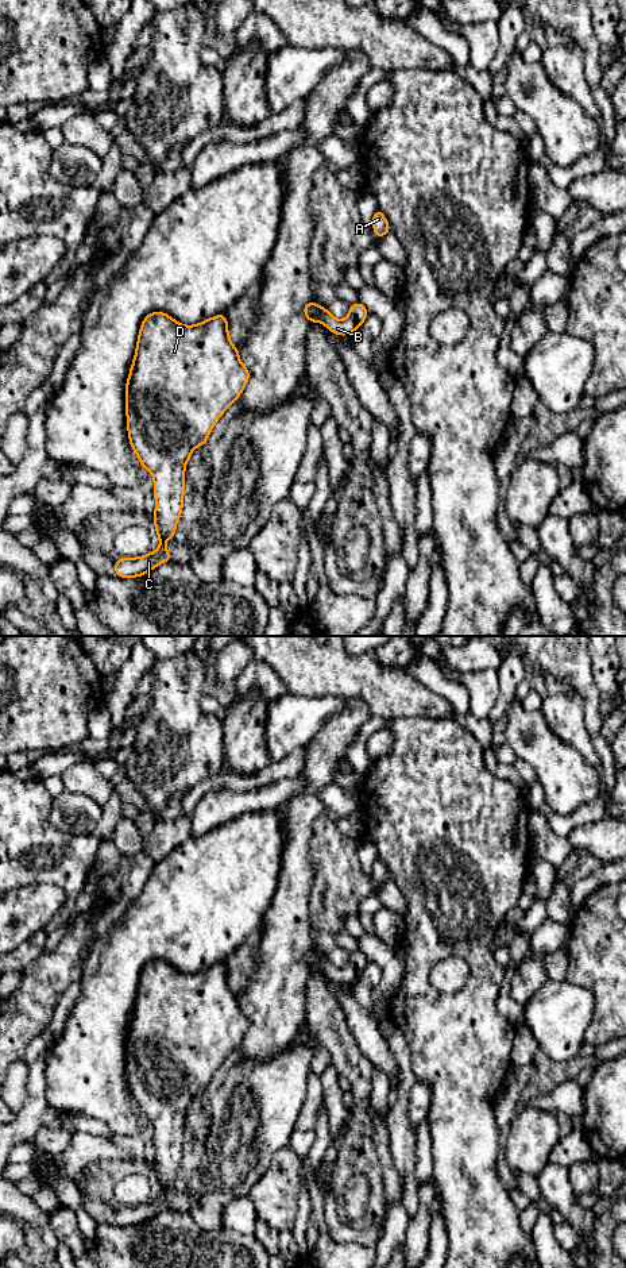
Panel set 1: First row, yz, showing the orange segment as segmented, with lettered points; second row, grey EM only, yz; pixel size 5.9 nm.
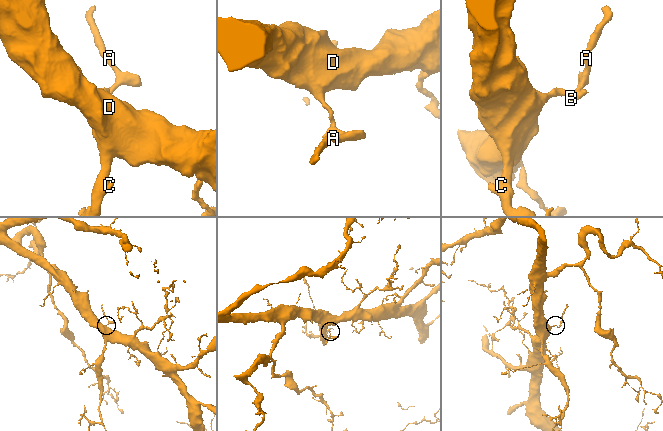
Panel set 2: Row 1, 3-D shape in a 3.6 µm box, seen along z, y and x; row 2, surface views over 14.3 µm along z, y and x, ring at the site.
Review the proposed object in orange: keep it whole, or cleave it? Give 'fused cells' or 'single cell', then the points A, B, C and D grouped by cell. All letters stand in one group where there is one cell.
single cell; groups A B C D

